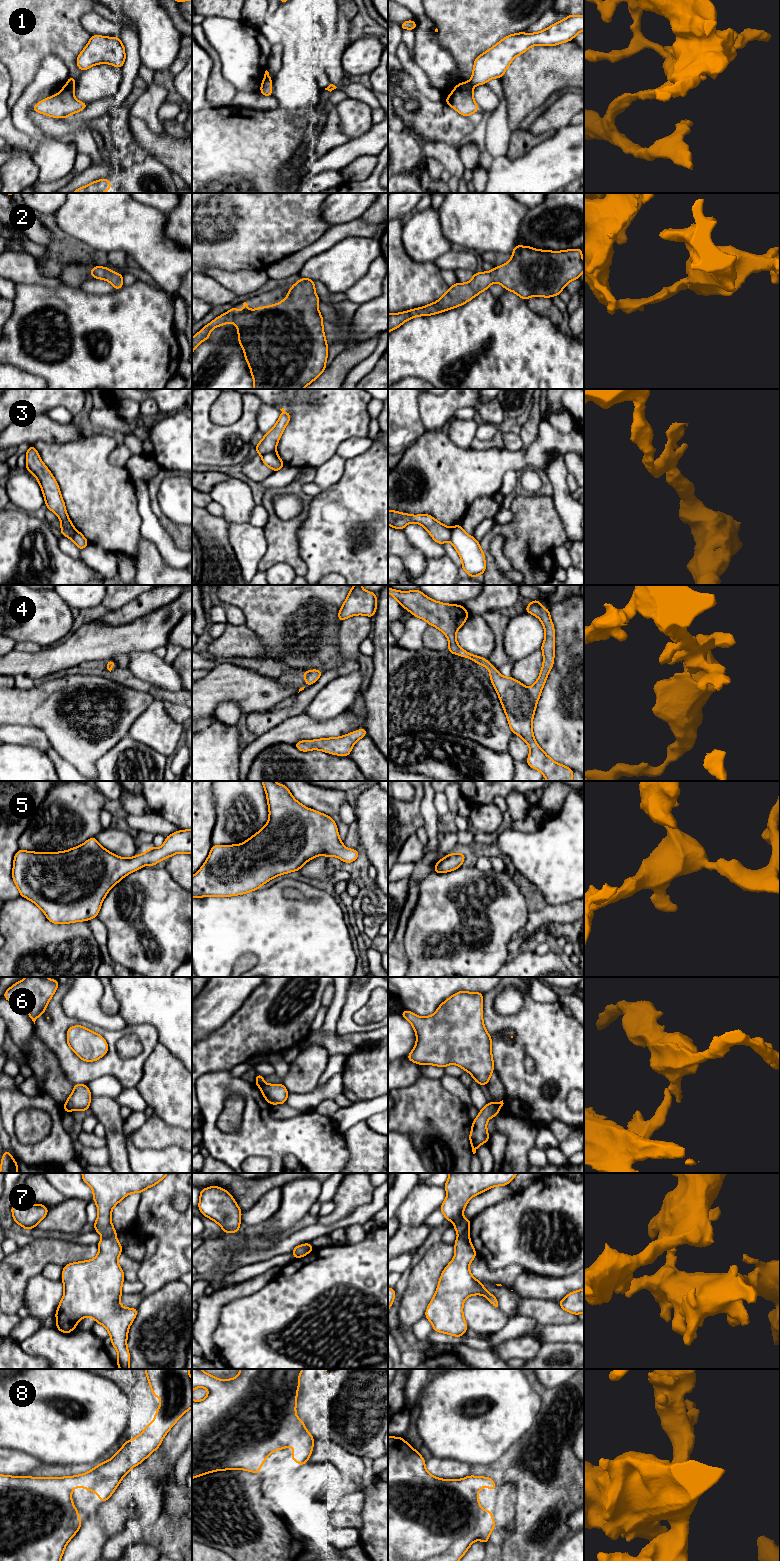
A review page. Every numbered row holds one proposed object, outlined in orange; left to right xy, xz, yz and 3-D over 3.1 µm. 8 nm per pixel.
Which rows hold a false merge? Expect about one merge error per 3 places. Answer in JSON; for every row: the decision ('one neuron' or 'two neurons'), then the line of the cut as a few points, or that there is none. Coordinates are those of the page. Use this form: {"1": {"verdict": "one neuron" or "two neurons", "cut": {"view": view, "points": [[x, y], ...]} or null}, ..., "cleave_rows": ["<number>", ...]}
{"1": {"verdict": "two neurons", "cut": {"view": "yz", "points": [[469, 81], [473, 85]]}}, "2": {"verdict": "one neuron", "cut": null}, "3": {"verdict": "two neurons", "cut": {"view": "xz", "points": [[275, 449], [261, 455]]}}, "4": {"verdict": "one neuron", "cut": null}, "5": {"verdict": "one neuron", "cut": null}, "6": {"verdict": "two neurons", "cut": {"view": "xz", "points": [[264, 1083], [260, 1087]]}}, "7": {"verdict": "two neurons", "cut": {"view": "xy", "points": [[115, 1235], [103, 1238]]}}, "8": {"verdict": "one neuron", "cut": null}, "cleave_rows": ["1", "3", "6", "7"]}

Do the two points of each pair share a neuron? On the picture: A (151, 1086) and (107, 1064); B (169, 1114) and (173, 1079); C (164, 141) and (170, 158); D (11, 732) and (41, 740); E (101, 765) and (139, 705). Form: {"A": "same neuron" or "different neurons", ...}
{"A": "different neurons", "B": "same neuron", "C": "same neuron", "D": "same neuron", "E": "different neurons"}

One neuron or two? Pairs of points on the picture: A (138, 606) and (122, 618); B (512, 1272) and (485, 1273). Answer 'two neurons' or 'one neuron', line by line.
A: one neuron
B: one neuron

